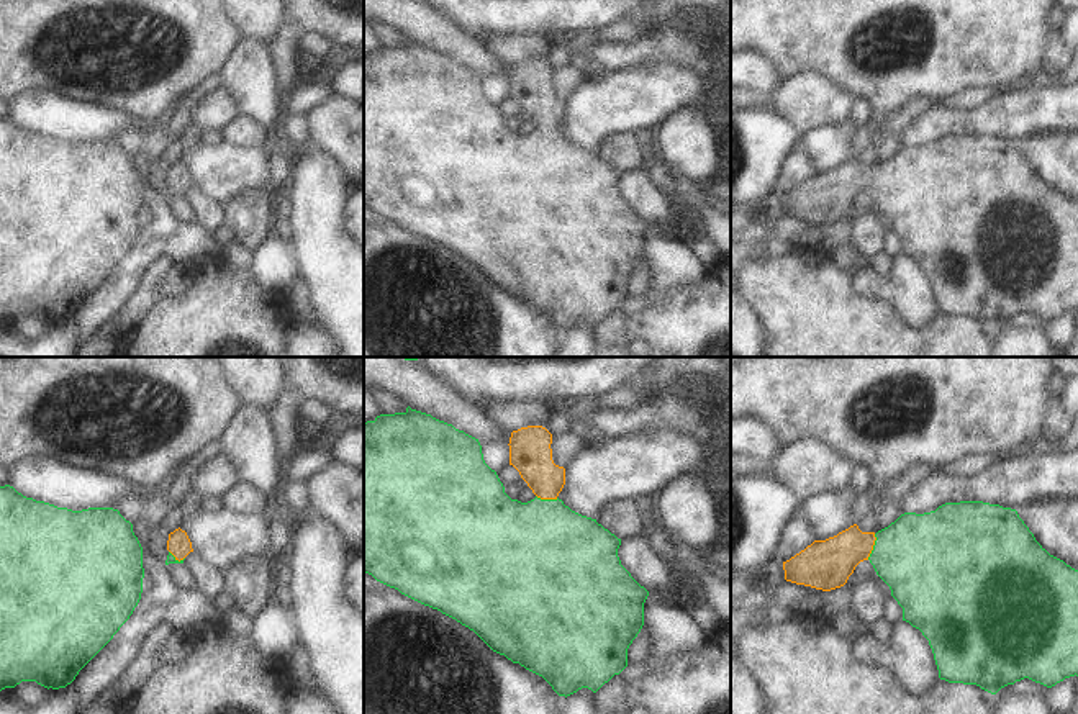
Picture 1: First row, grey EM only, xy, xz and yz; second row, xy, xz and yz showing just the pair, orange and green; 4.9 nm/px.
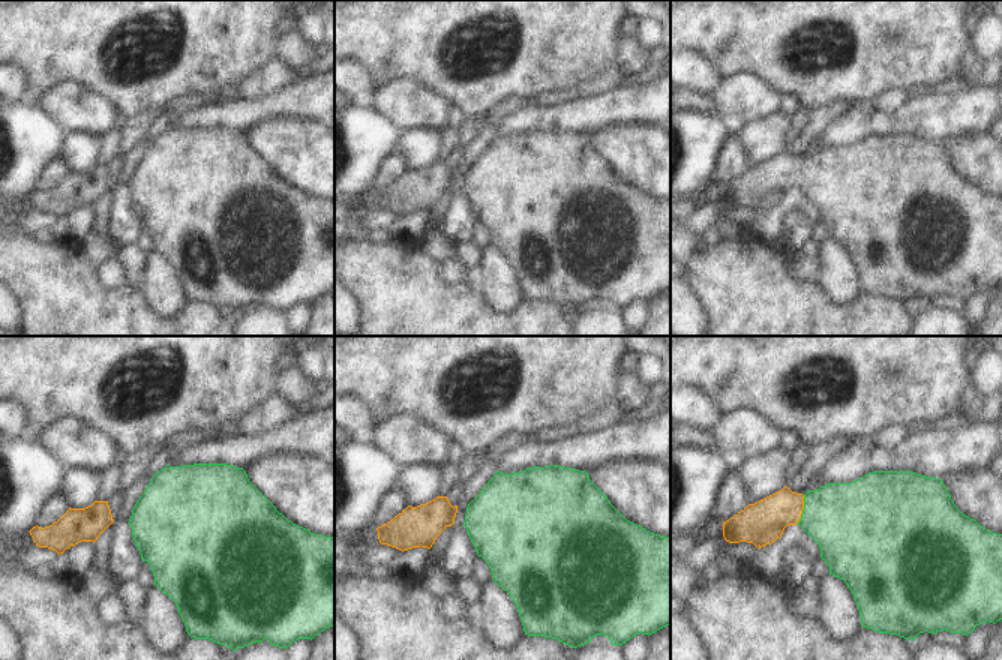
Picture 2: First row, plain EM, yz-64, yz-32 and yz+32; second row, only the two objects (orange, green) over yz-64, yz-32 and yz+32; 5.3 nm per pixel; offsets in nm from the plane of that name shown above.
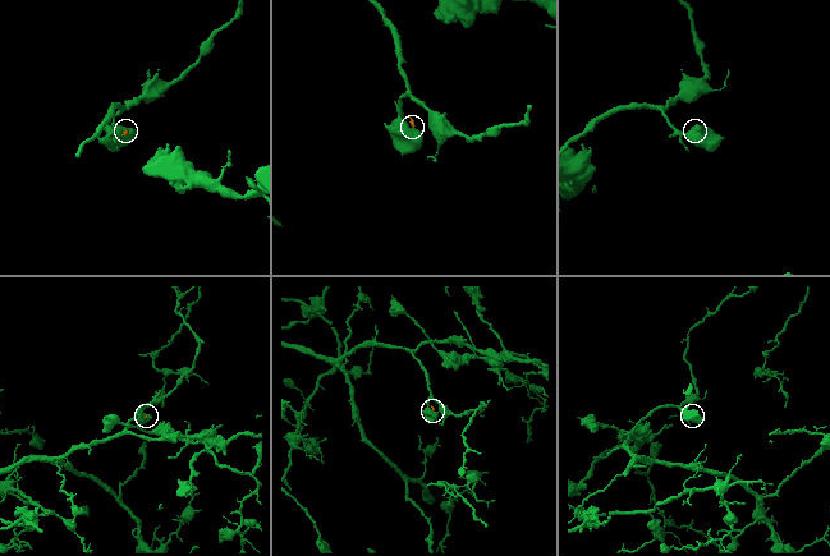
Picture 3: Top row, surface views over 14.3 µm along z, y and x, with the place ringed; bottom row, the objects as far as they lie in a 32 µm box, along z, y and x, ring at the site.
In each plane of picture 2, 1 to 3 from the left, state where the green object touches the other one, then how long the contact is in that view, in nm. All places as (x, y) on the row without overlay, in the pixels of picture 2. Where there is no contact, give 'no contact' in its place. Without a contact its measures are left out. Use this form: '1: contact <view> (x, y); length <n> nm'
1: no contact
2: no contact
3: contact yz+32 (803, 173); length 160 nm

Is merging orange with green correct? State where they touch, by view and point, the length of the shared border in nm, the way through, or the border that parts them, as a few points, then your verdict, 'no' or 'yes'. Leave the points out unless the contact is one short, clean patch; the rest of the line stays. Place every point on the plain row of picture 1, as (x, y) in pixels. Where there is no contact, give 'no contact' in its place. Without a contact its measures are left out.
meets orange in yz at (872, 180); contact 130 nm long; runs through yz (826, 198), (849, 180), (872, 180), (921, 190); yes

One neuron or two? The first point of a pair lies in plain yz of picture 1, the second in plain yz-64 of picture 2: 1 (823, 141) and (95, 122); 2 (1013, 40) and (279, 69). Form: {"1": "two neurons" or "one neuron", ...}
{"1": "two neurons", "2": "two neurons"}

